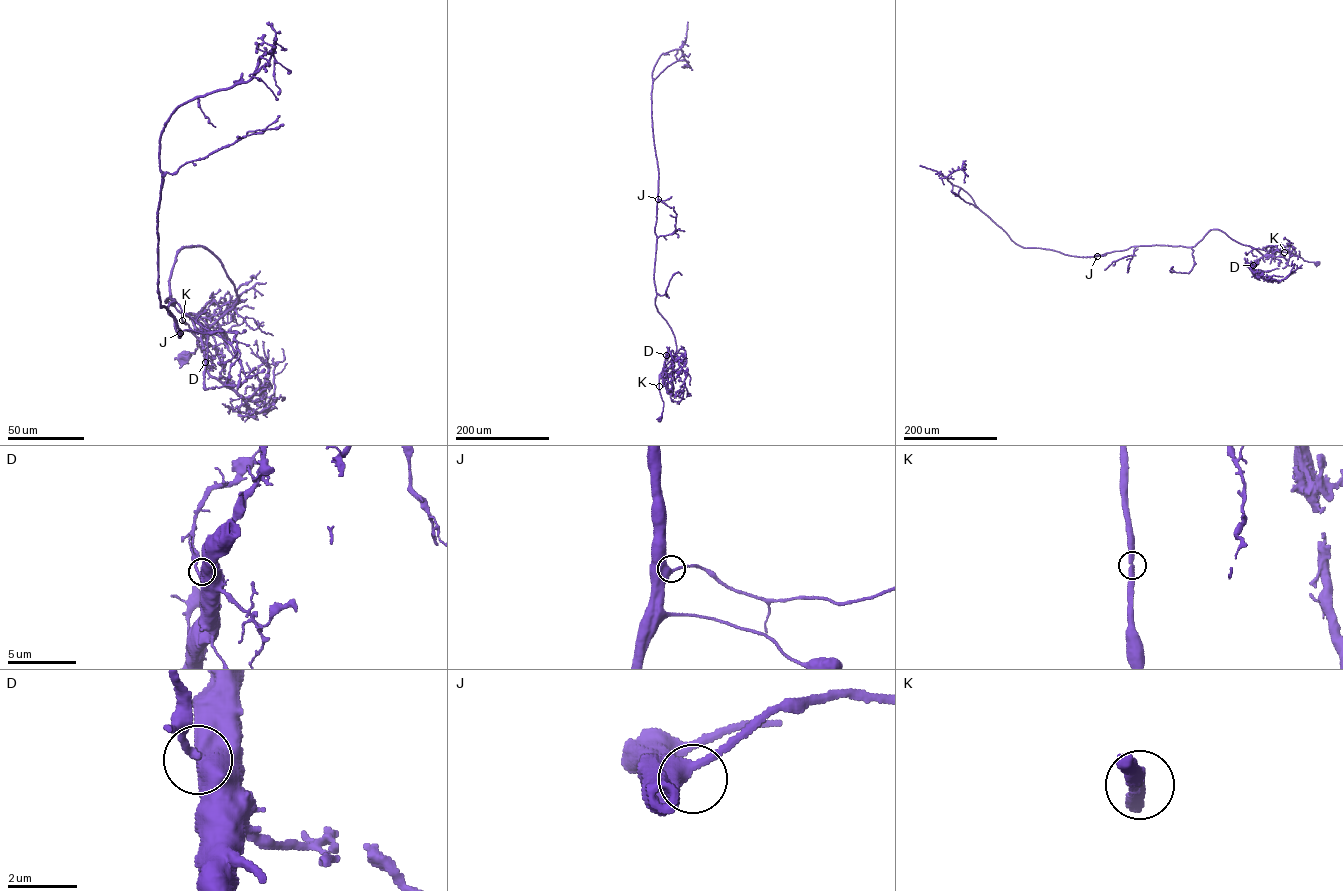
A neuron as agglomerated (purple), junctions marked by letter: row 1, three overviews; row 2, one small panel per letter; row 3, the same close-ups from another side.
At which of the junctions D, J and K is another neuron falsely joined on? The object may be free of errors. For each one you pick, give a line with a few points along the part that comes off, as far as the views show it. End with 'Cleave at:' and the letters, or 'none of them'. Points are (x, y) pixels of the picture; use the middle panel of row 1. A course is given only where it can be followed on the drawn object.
Cleave at: none of them

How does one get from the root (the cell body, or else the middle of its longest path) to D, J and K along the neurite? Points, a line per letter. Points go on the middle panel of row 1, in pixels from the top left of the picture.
D: (659, 418), (663, 402), (659, 374), (666, 355)
J: (659, 418), (663, 402), (659, 374), (674, 355), (676, 344), (671, 328), (655, 303), (654, 228), (658, 199)
K: (659, 418), (663, 402), (659, 386)

